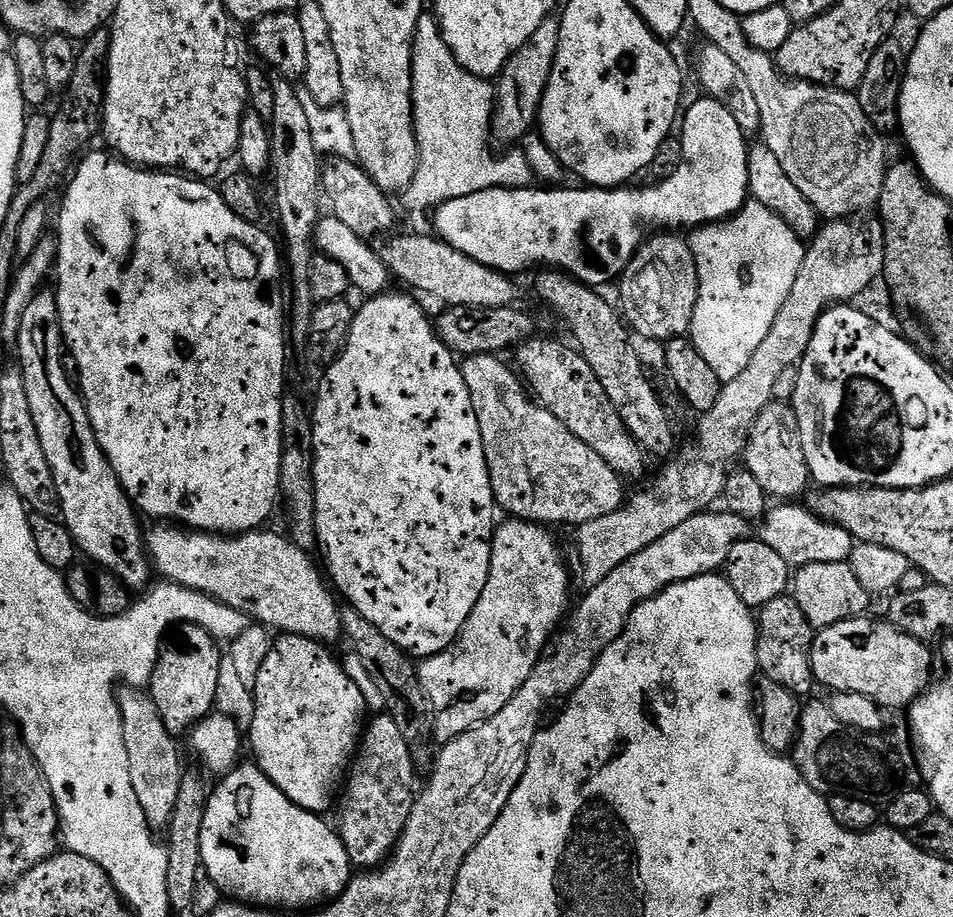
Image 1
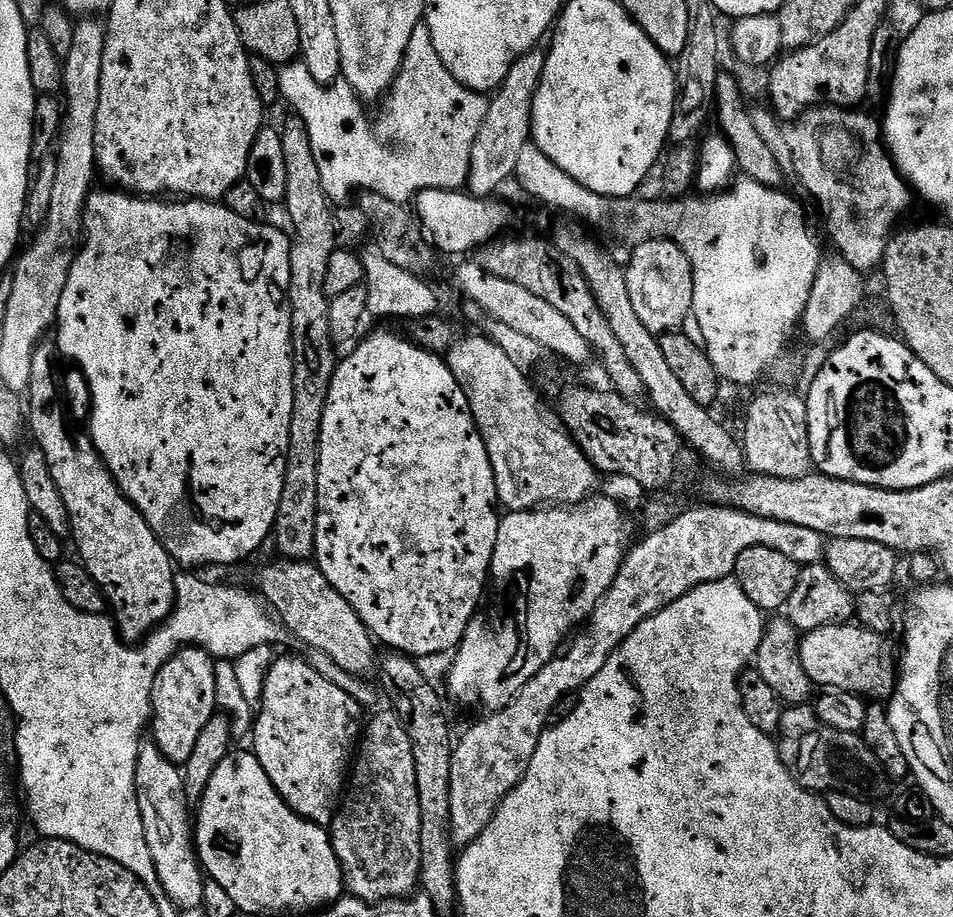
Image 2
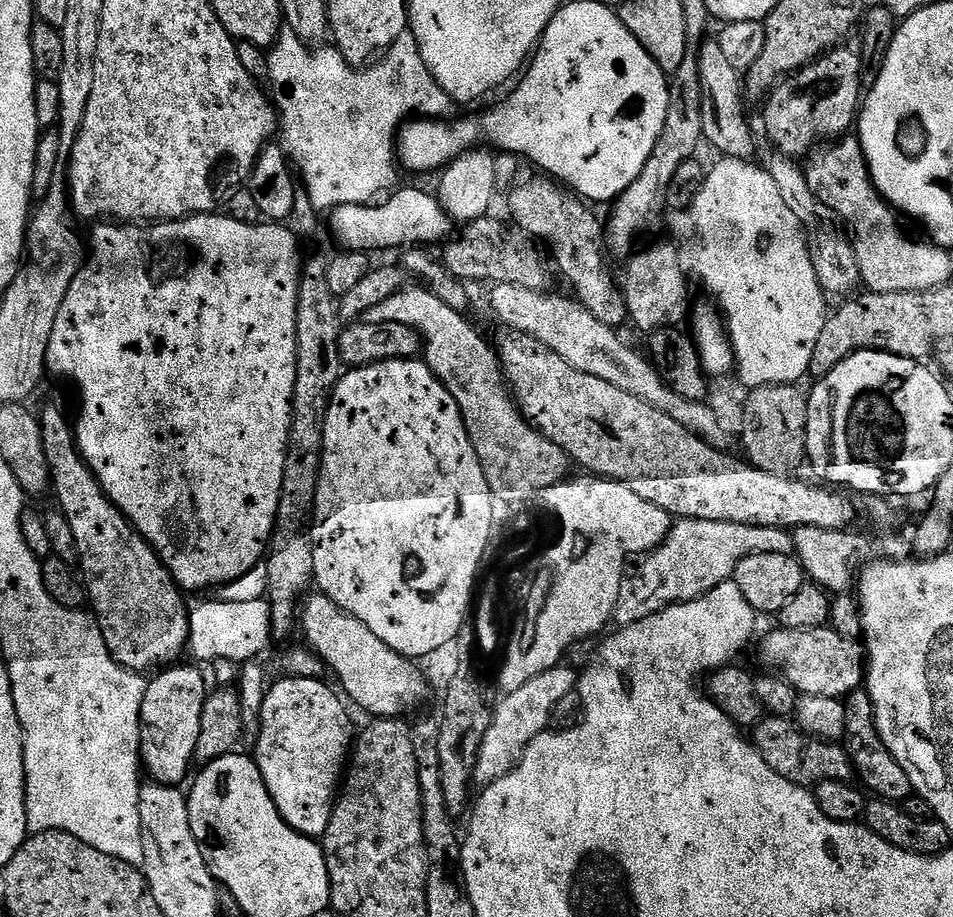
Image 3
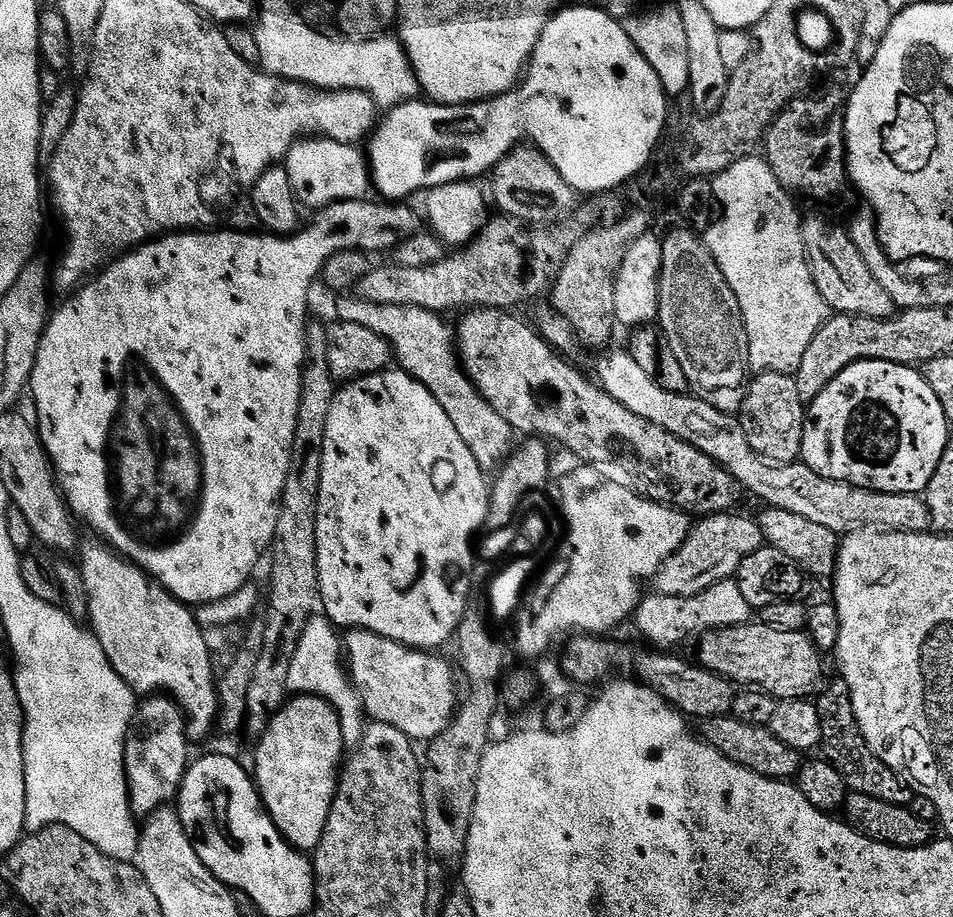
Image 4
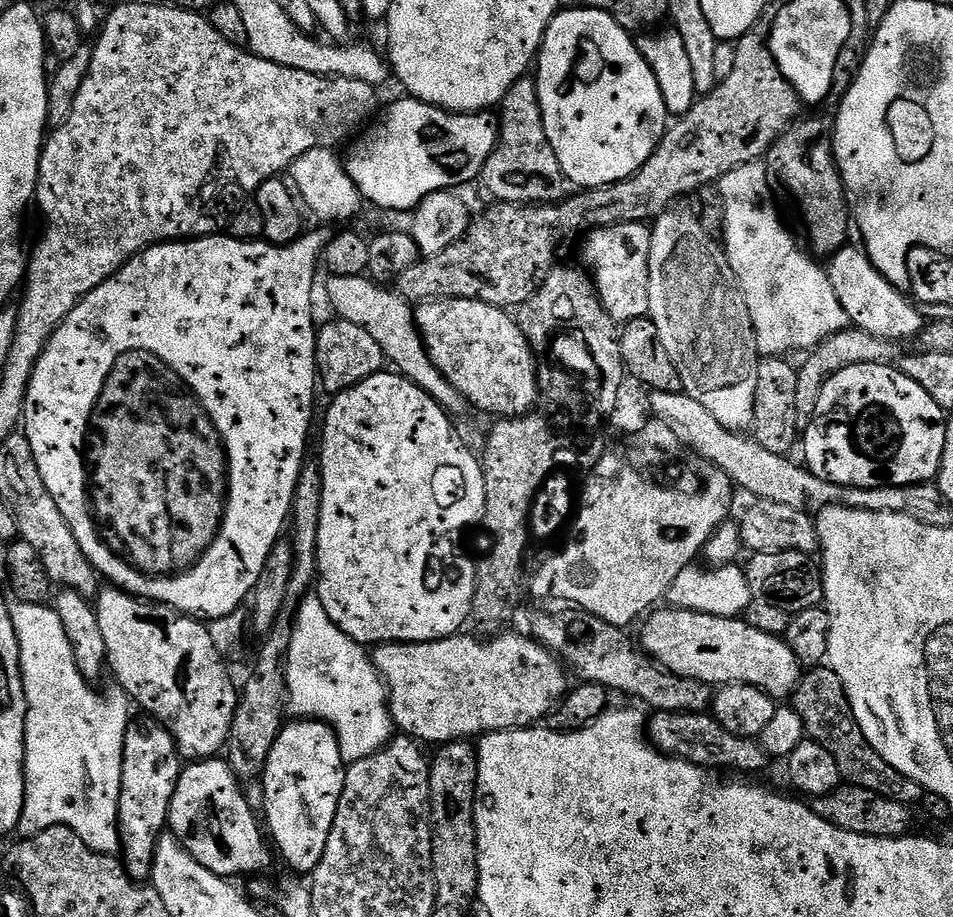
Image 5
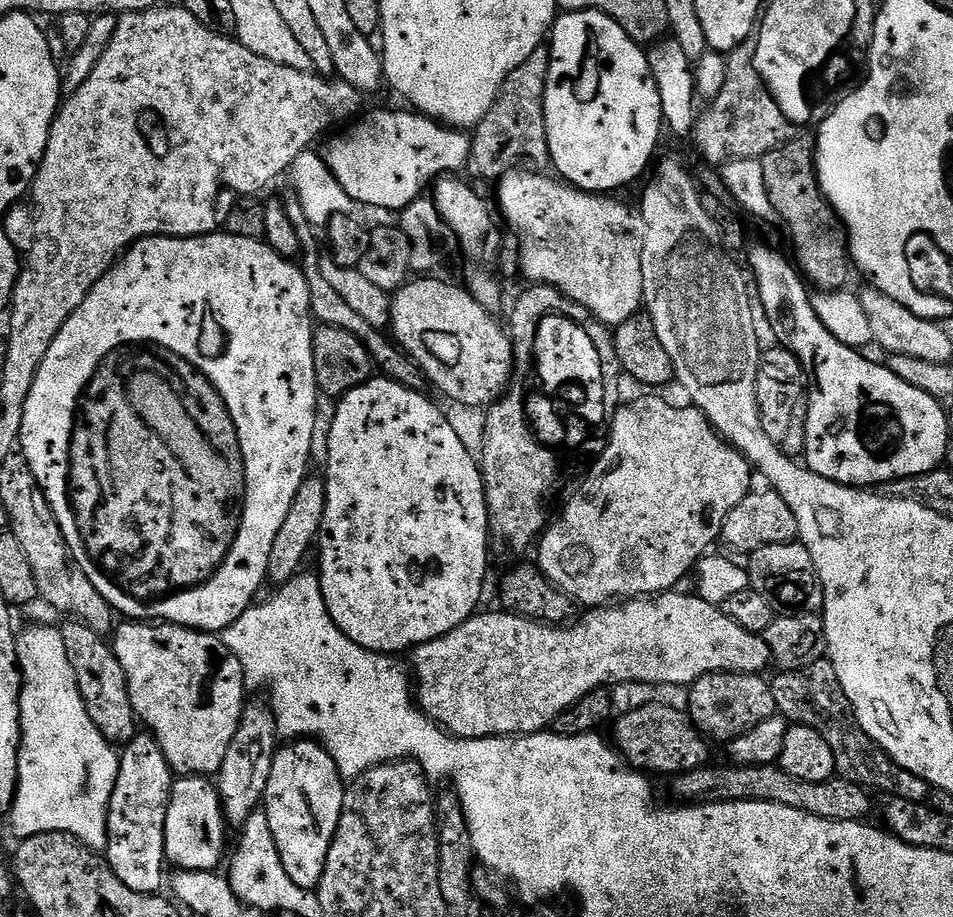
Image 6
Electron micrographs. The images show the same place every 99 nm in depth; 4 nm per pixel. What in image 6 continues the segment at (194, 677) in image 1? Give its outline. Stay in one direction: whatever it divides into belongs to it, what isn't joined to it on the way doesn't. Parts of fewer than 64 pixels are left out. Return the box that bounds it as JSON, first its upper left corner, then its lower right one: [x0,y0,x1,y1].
[108,734,174,894]

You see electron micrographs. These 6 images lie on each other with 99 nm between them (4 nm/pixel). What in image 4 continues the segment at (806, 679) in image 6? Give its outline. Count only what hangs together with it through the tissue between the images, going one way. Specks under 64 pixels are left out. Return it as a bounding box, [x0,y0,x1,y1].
[814,678,913,805]

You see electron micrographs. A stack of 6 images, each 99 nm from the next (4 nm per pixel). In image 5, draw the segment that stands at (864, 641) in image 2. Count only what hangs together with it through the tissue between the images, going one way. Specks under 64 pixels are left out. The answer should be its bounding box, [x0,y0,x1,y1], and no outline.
[638,606,802,698]

